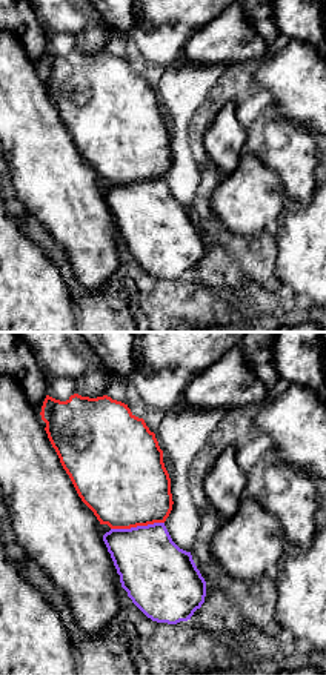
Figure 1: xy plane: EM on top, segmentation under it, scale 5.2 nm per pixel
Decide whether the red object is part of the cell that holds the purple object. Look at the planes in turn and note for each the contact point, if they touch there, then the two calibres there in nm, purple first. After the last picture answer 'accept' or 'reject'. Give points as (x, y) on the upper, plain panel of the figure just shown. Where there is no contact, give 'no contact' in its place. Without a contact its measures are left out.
(137, 182) | 360/460 nm

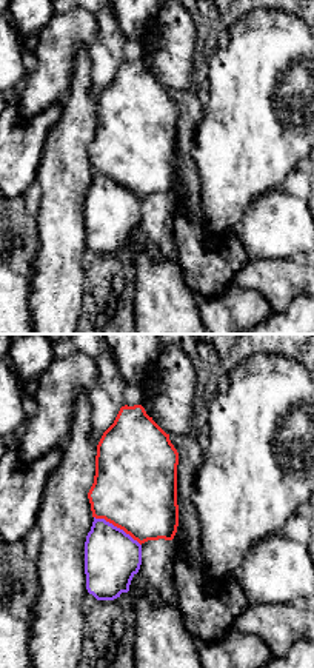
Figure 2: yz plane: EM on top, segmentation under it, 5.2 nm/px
(116, 182) | 280/440 nm

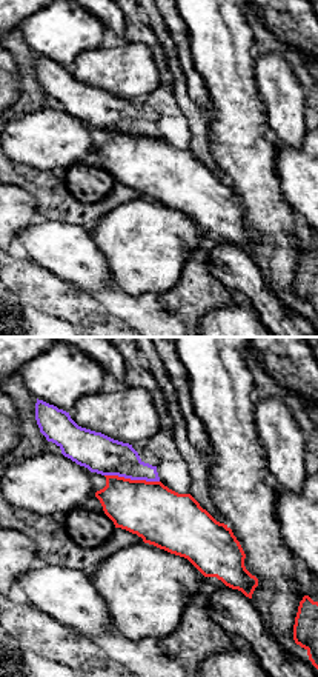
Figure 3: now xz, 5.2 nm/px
(132, 134) | 200/300 nm

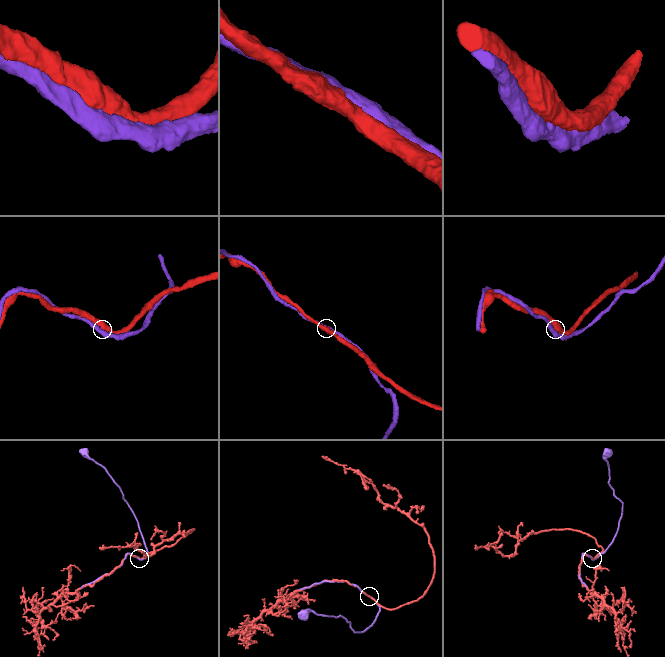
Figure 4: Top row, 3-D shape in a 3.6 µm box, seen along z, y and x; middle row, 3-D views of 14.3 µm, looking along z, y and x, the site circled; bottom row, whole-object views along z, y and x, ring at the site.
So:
accept

